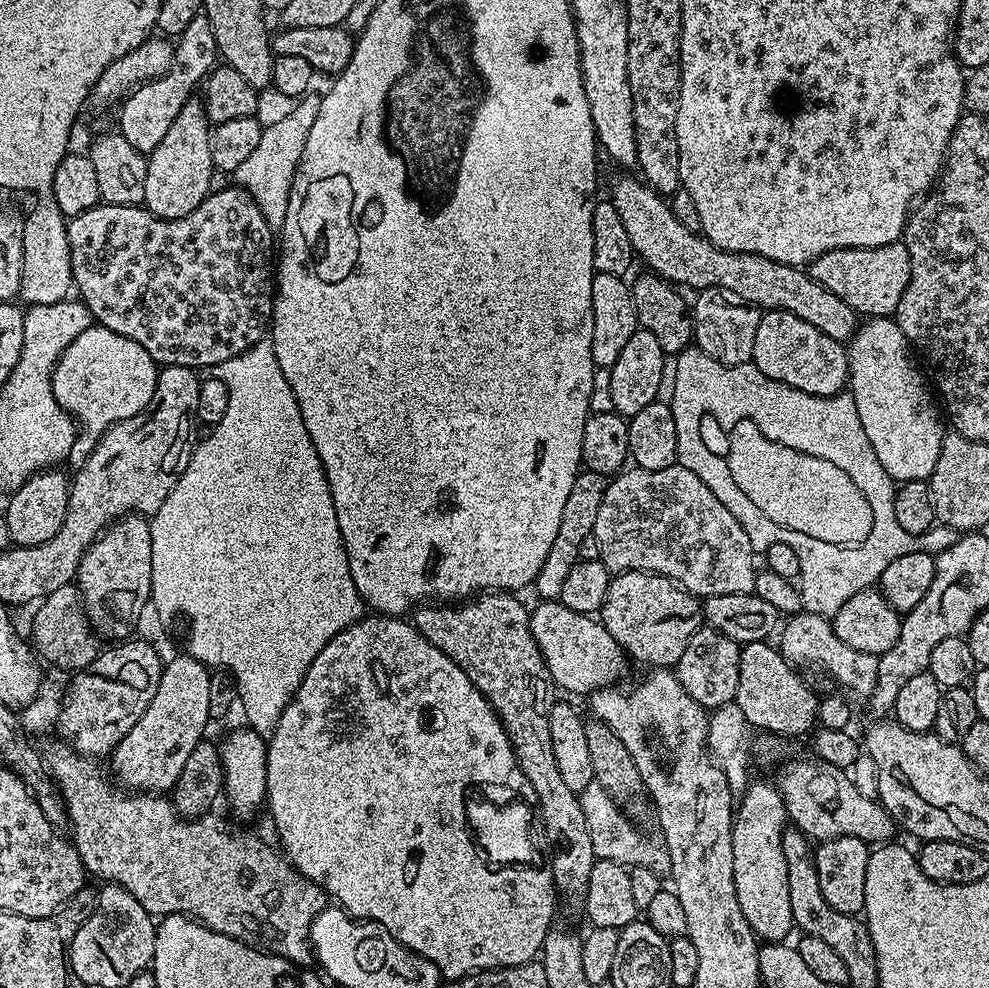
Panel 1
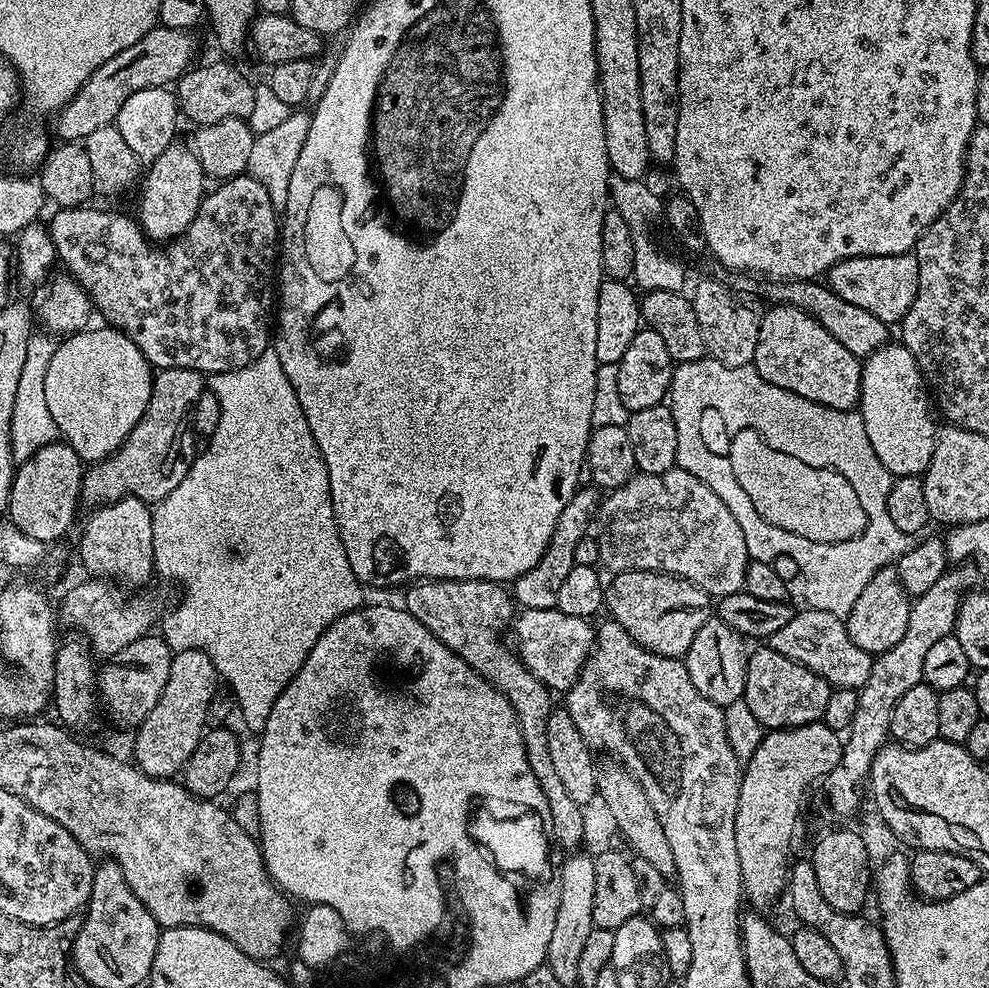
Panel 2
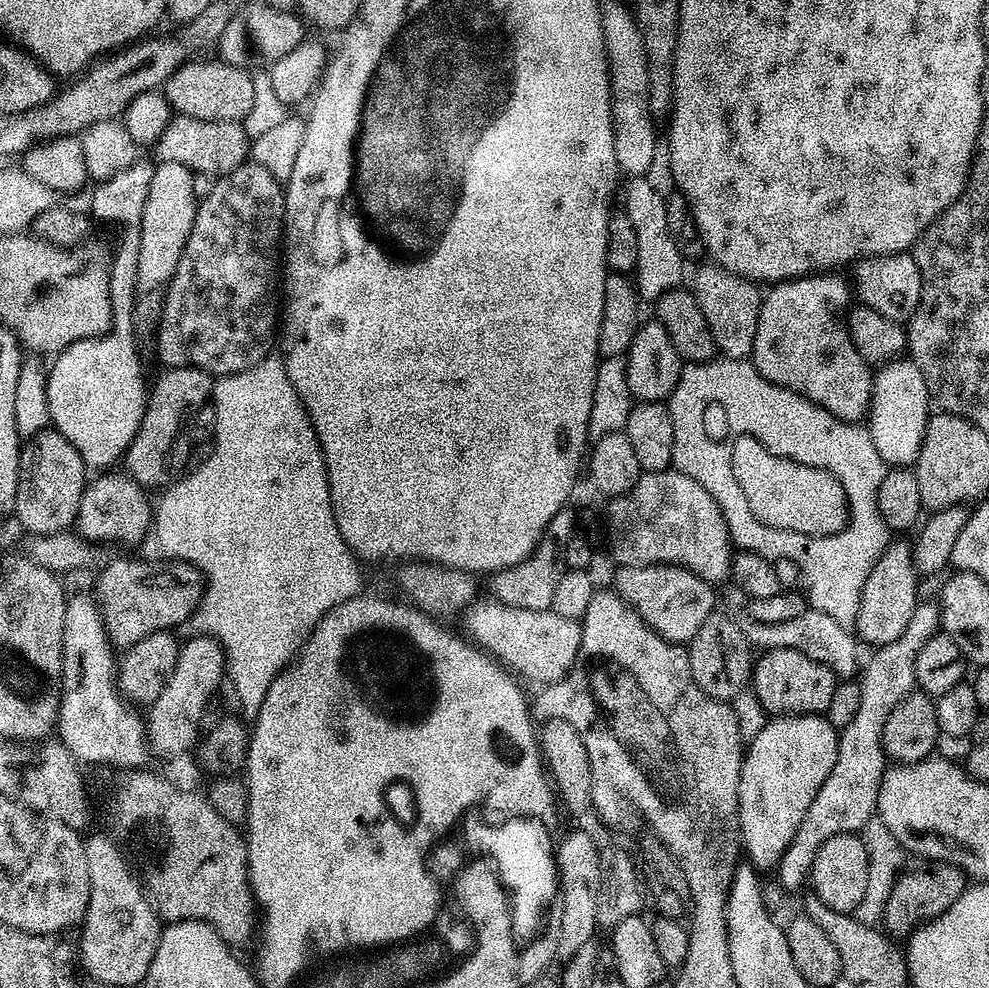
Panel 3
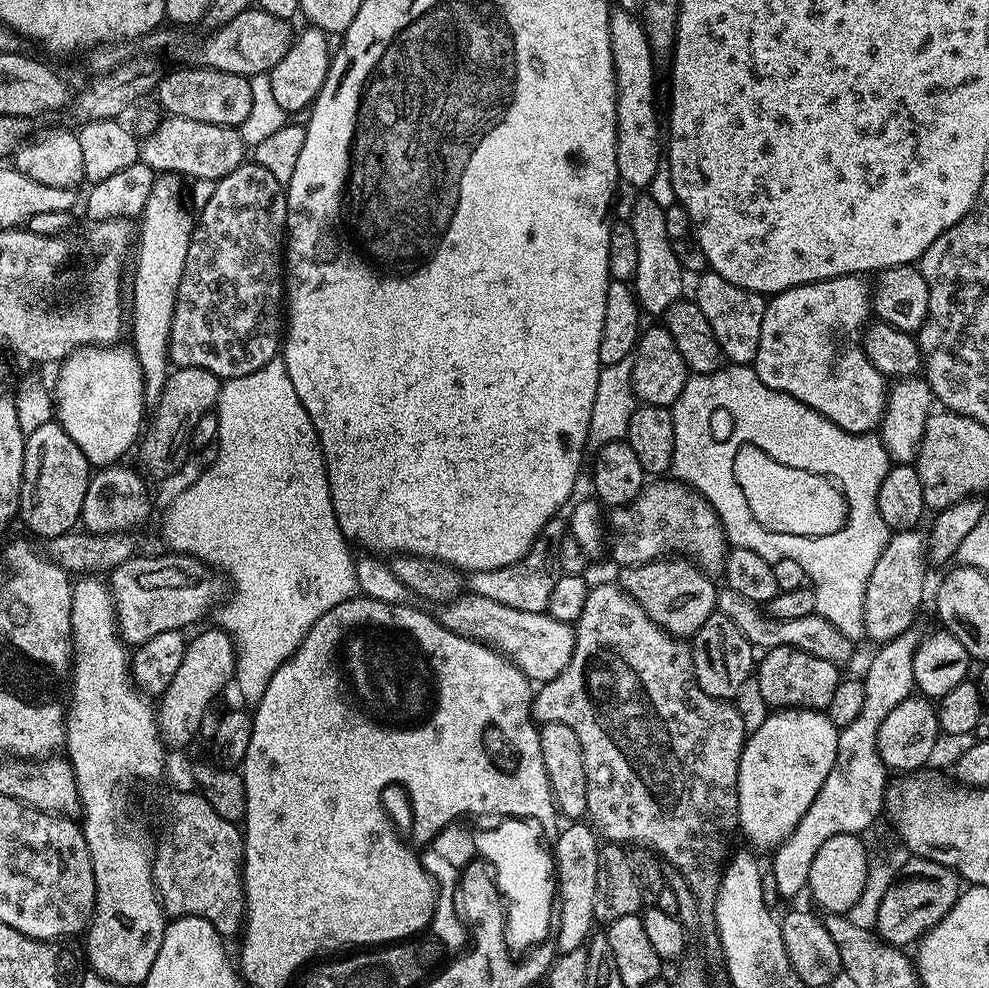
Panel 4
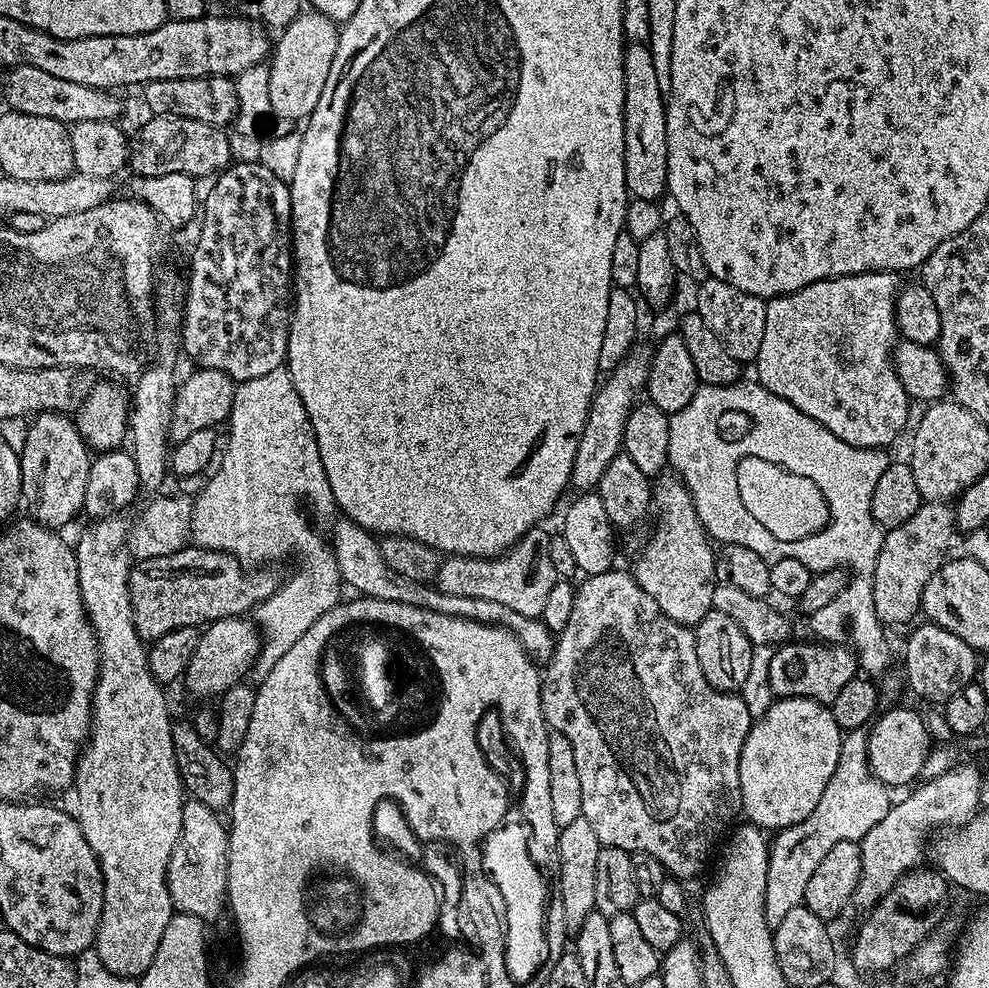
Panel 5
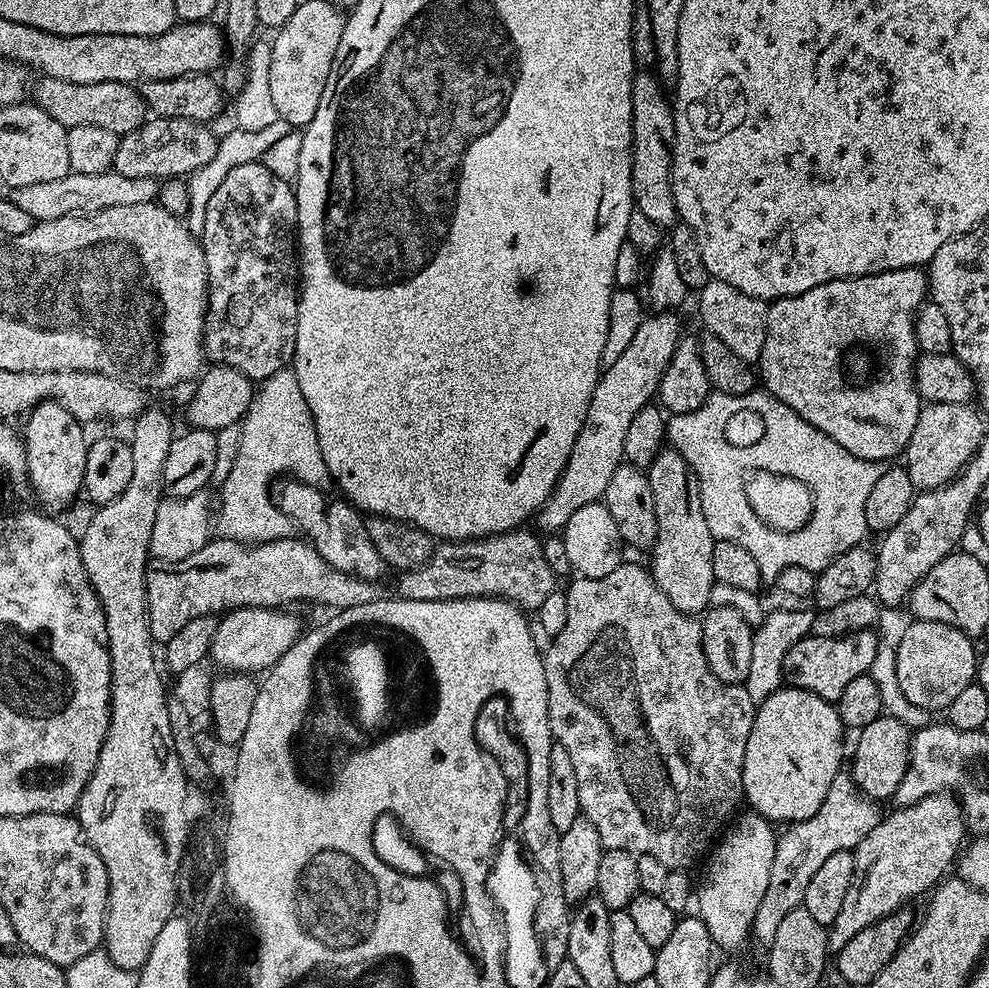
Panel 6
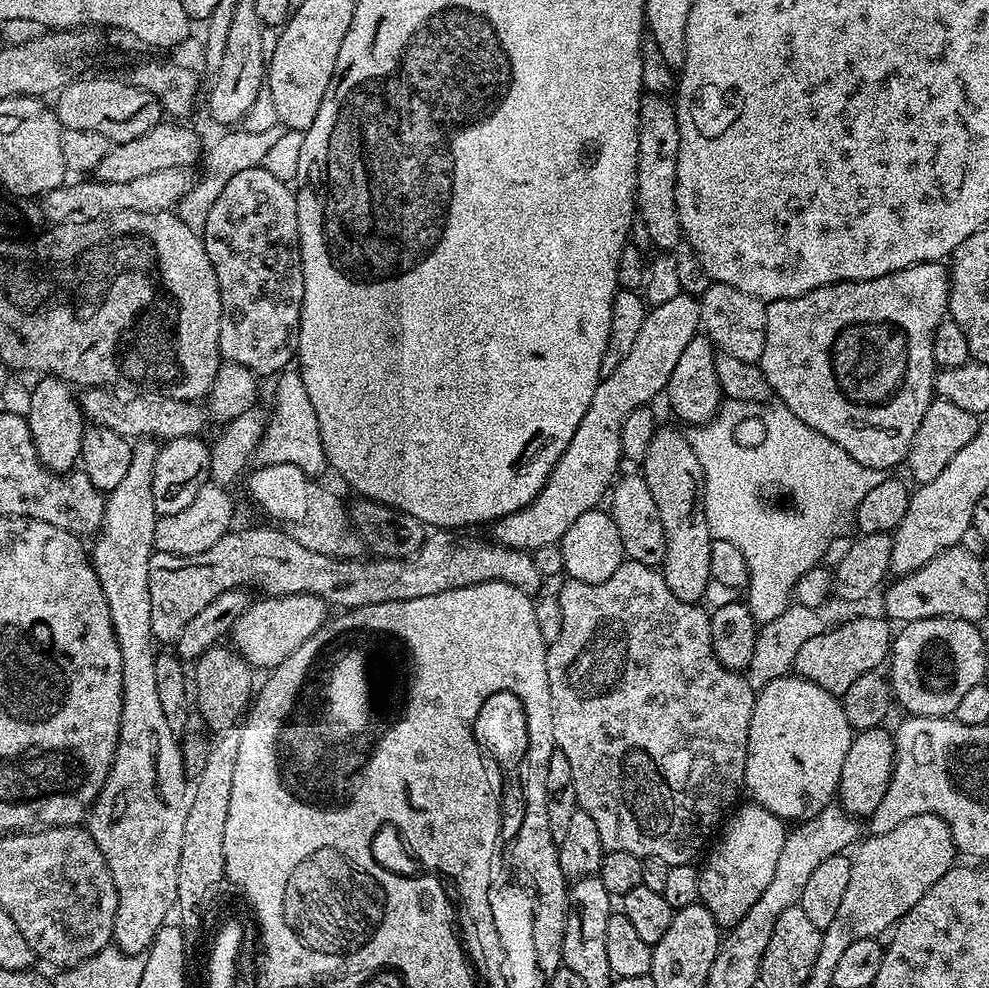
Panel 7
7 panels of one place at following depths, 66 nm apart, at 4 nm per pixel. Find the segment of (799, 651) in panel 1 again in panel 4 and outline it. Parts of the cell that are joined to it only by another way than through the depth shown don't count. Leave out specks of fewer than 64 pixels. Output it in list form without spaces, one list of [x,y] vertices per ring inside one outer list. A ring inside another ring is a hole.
[[[727,586],[717,591],[716,604],[717,611],[726,614],[754,648],[767,650],[792,645],[796,649],[805,650],[808,654],[814,654],[815,657],[833,661],[837,666],[848,661],[852,656],[853,641],[848,640],[840,631],[834,630],[834,626],[830,626],[816,613],[806,615],[805,618],[776,619],[766,613],[761,605],[751,602],[750,598],[743,597],[742,594],[736,590],[730,590]]]

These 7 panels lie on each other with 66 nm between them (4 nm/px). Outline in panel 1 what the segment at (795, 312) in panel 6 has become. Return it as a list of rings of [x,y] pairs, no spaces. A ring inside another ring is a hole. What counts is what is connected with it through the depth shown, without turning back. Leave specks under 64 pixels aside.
[[[768,310],[761,315],[751,363],[762,370],[766,378],[774,378],[786,386],[794,386],[794,390],[815,396],[834,396],[845,391],[849,383],[847,347],[822,334],[818,326],[810,326],[810,322],[802,322],[802,318],[789,312]]]

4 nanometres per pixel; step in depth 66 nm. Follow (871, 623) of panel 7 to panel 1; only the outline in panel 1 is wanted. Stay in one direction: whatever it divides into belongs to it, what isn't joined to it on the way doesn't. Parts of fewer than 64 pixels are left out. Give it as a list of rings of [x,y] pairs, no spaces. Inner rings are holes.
[[[759,640],[743,645],[738,662],[738,690],[735,703],[742,710],[744,721],[753,729],[781,738],[804,736],[817,727],[820,696],[783,656],[779,647],[768,640]],[[813,727],[813,728],[812,728]],[[812,728],[812,729],[811,729]]]

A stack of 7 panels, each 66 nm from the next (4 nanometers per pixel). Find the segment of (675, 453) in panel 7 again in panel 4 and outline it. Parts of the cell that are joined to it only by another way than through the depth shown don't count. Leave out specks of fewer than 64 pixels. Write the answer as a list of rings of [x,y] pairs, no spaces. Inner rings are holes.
[[[659,558],[648,564],[621,567],[618,583],[646,610],[646,614],[650,614],[650,618],[658,622],[658,626],[665,628],[671,636],[691,638],[702,626],[702,622],[706,622],[706,618],[710,618],[710,614],[717,611],[718,584],[691,559],[668,559]]]

